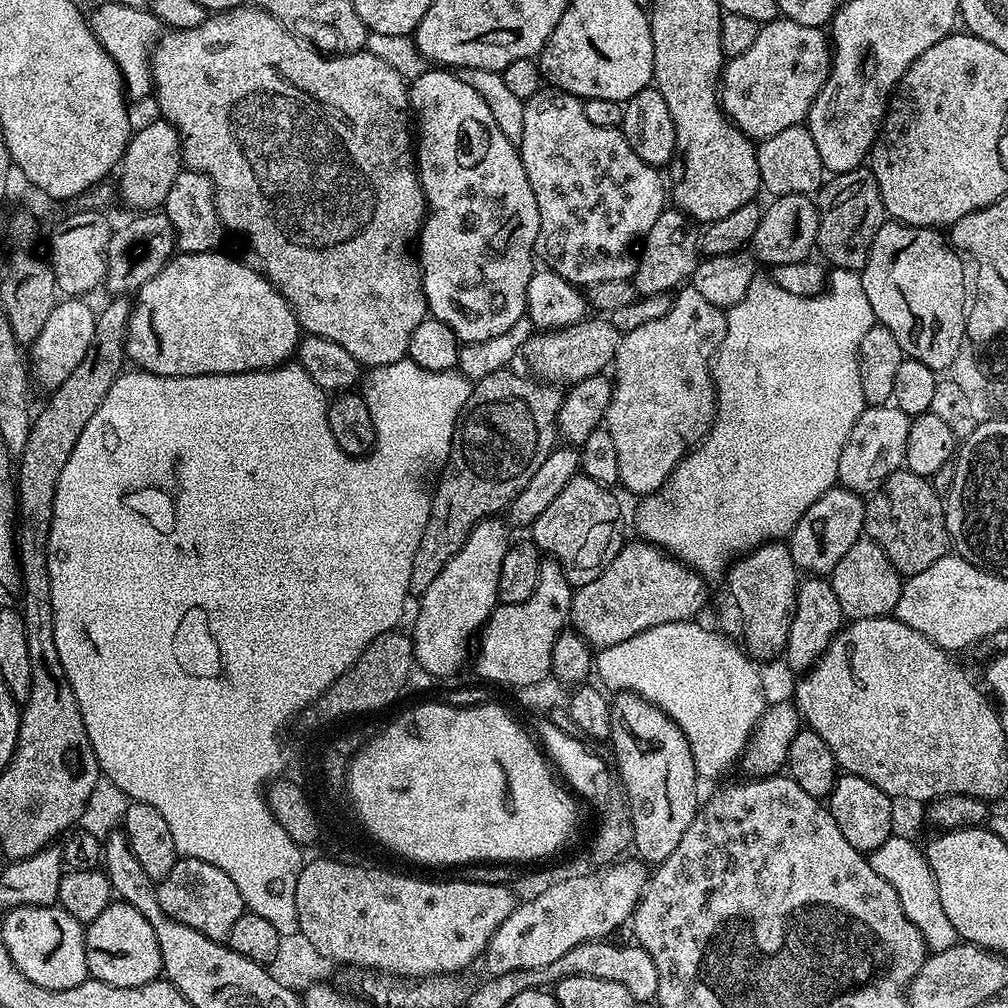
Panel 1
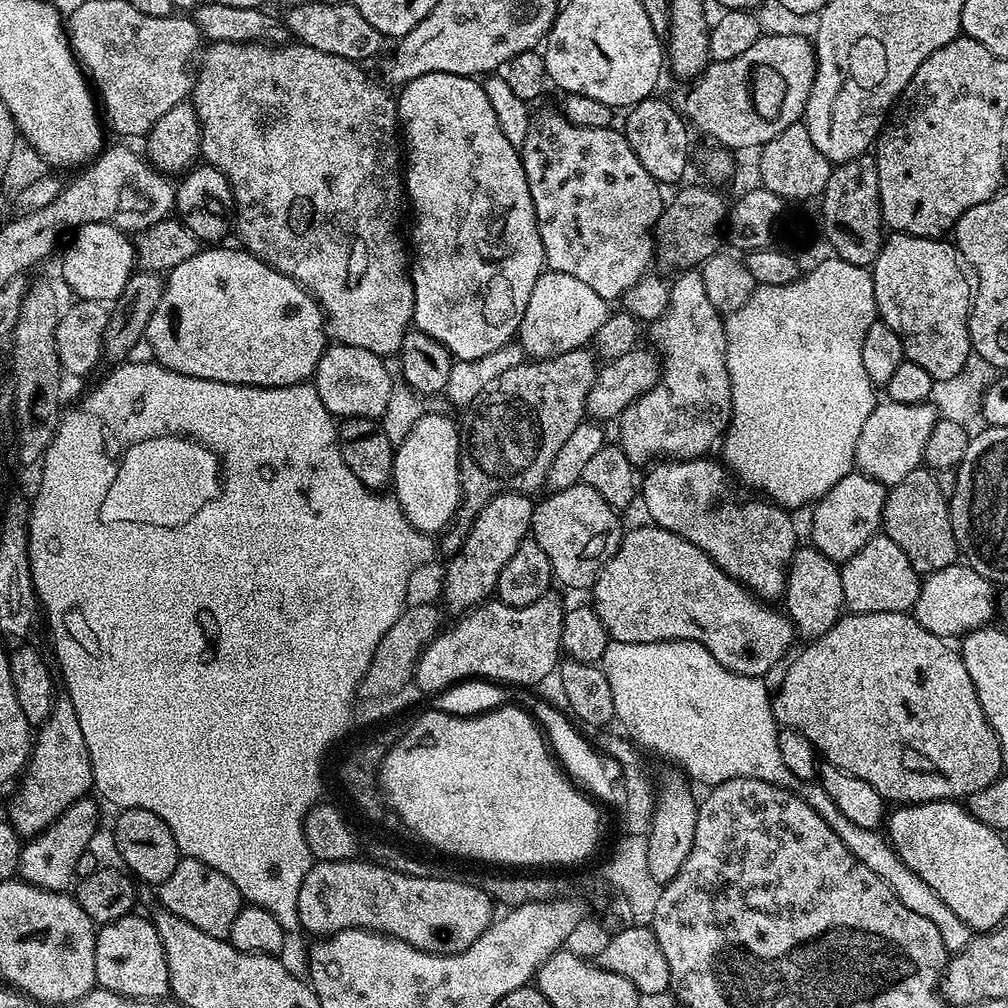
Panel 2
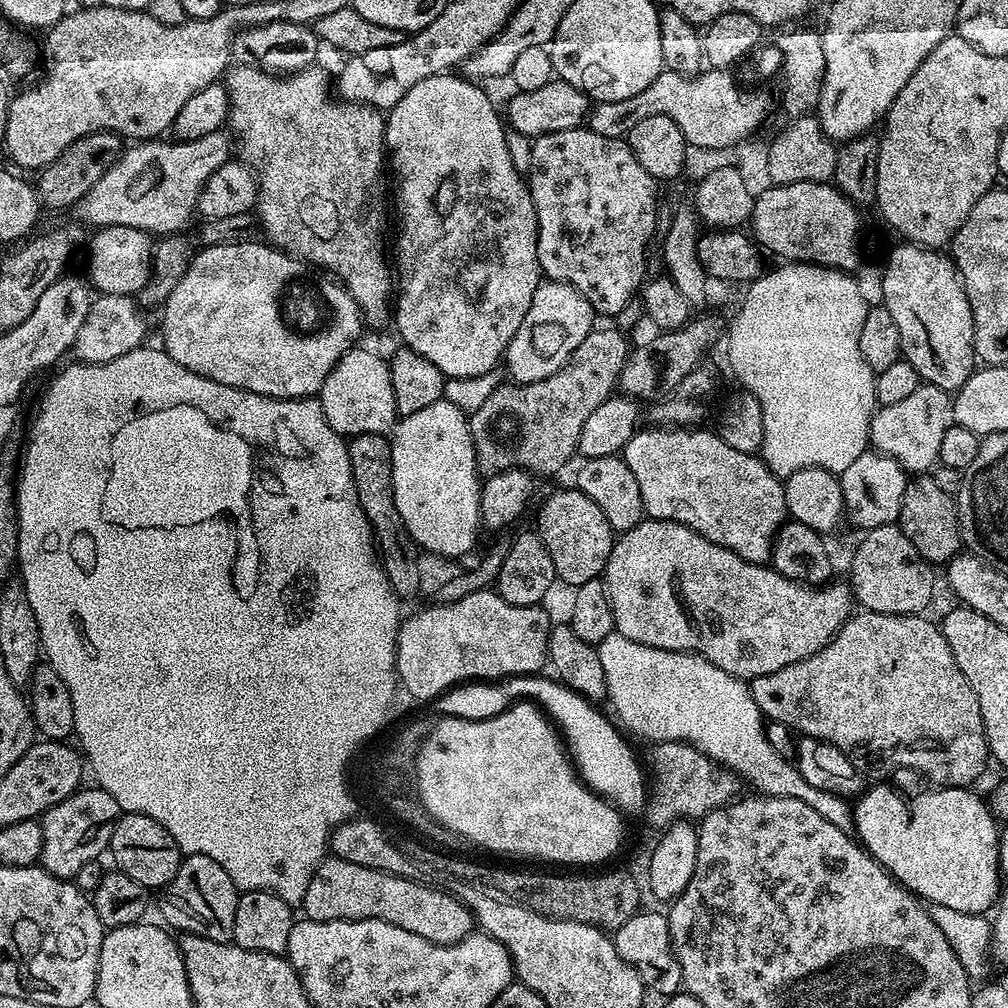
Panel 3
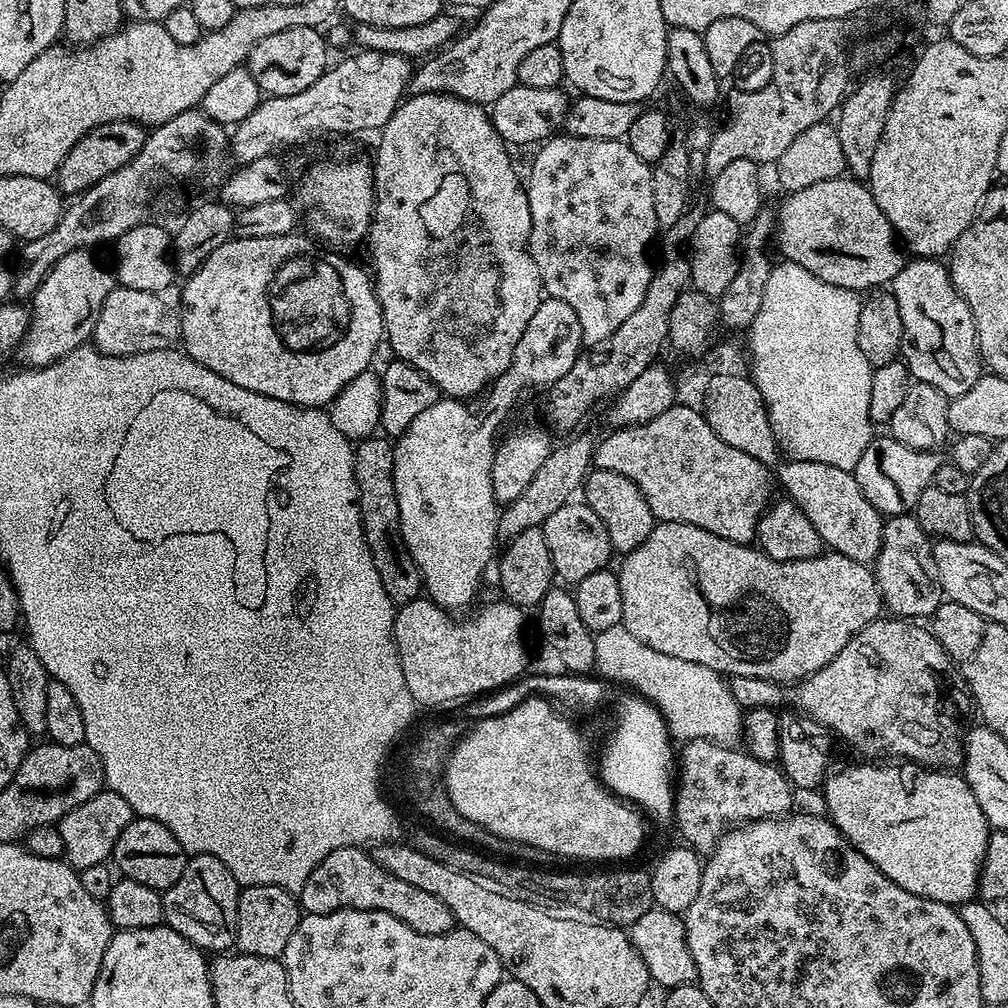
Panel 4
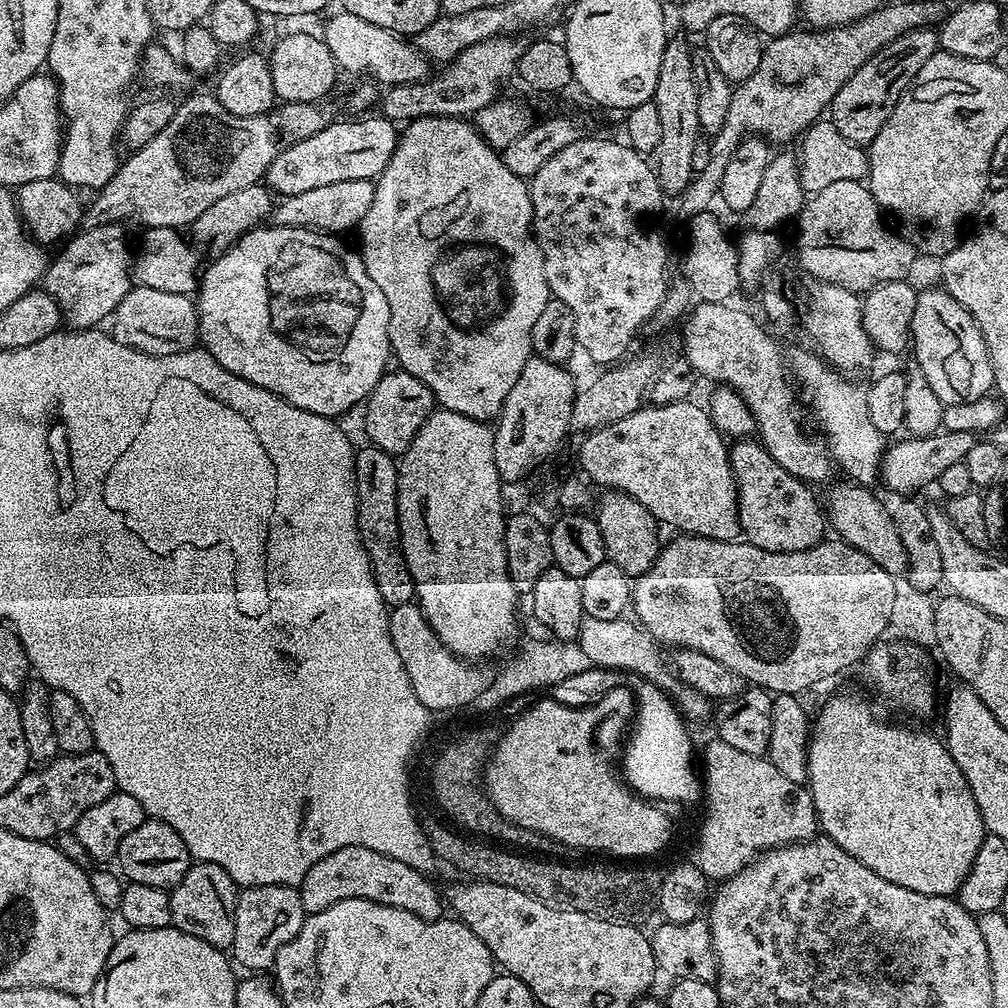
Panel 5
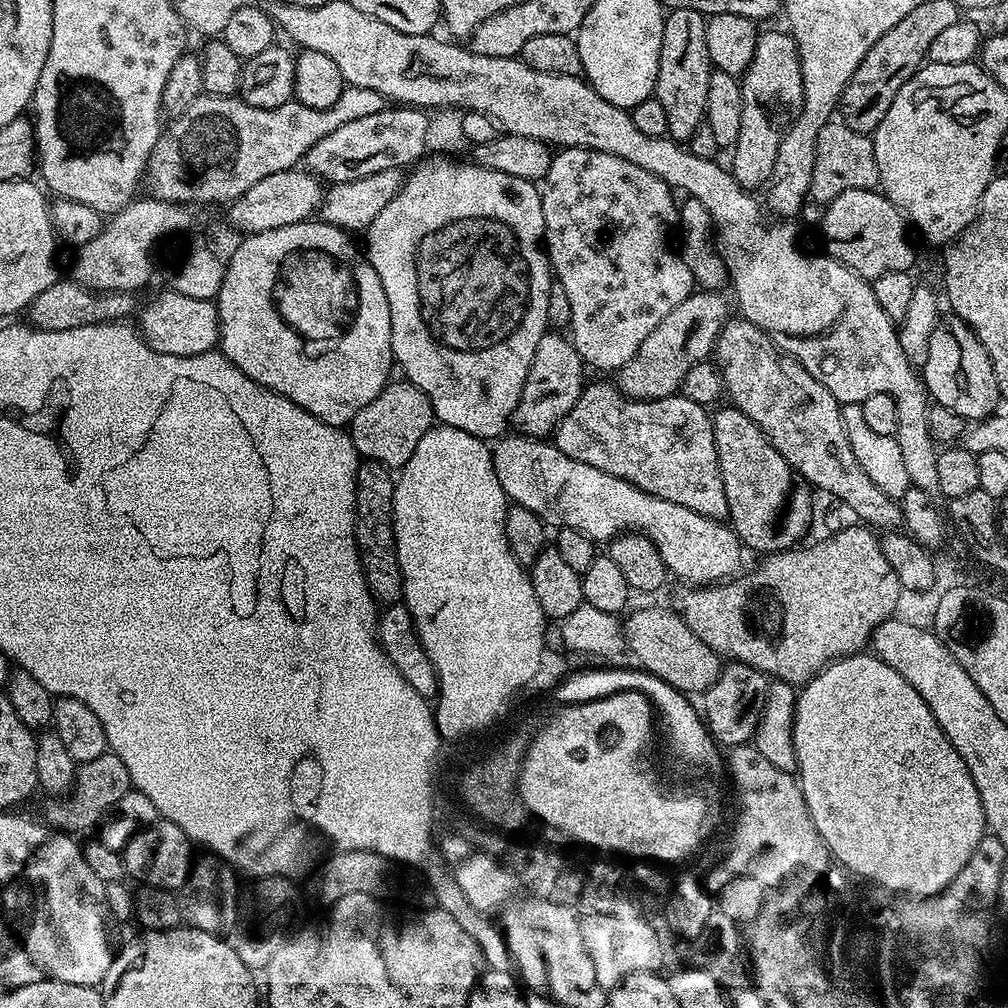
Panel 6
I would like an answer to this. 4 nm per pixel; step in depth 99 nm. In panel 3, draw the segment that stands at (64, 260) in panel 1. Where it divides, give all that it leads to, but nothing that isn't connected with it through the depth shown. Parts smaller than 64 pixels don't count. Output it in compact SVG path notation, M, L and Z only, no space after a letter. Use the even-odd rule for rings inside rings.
M130 226L95 229L86 244L86 249L88 248L86 279L89 285L100 294L135 297L152 277L153 247L154 240L149 233L134 230Z

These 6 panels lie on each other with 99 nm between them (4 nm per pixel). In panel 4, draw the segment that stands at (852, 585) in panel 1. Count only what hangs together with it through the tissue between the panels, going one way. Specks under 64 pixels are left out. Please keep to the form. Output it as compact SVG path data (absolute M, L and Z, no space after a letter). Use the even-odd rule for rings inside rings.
M915 515L890 516L884 520L881 550L874 561L874 571L880 598L896 618L931 618L936 608L945 599L938 582L938 565L932 553L933 541L922 530Z

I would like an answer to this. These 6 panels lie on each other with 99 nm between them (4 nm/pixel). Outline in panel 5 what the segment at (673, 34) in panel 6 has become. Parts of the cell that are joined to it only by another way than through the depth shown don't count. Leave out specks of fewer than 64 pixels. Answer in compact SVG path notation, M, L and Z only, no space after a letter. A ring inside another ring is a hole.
M676 36L669 39L663 52L653 100L660 115L662 129L661 141L654 153L656 176L665 195L677 196L684 192L695 175L691 156L701 139L702 129L698 122L698 96L694 83L691 47Z

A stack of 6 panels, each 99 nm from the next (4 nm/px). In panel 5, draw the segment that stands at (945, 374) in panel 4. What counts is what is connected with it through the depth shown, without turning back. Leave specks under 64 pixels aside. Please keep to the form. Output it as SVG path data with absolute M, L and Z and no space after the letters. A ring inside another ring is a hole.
M943 287L928 288L917 295L910 352L916 355L915 367L922 370L930 390L934 390L945 405L974 402L993 391L992 363L980 327Z

